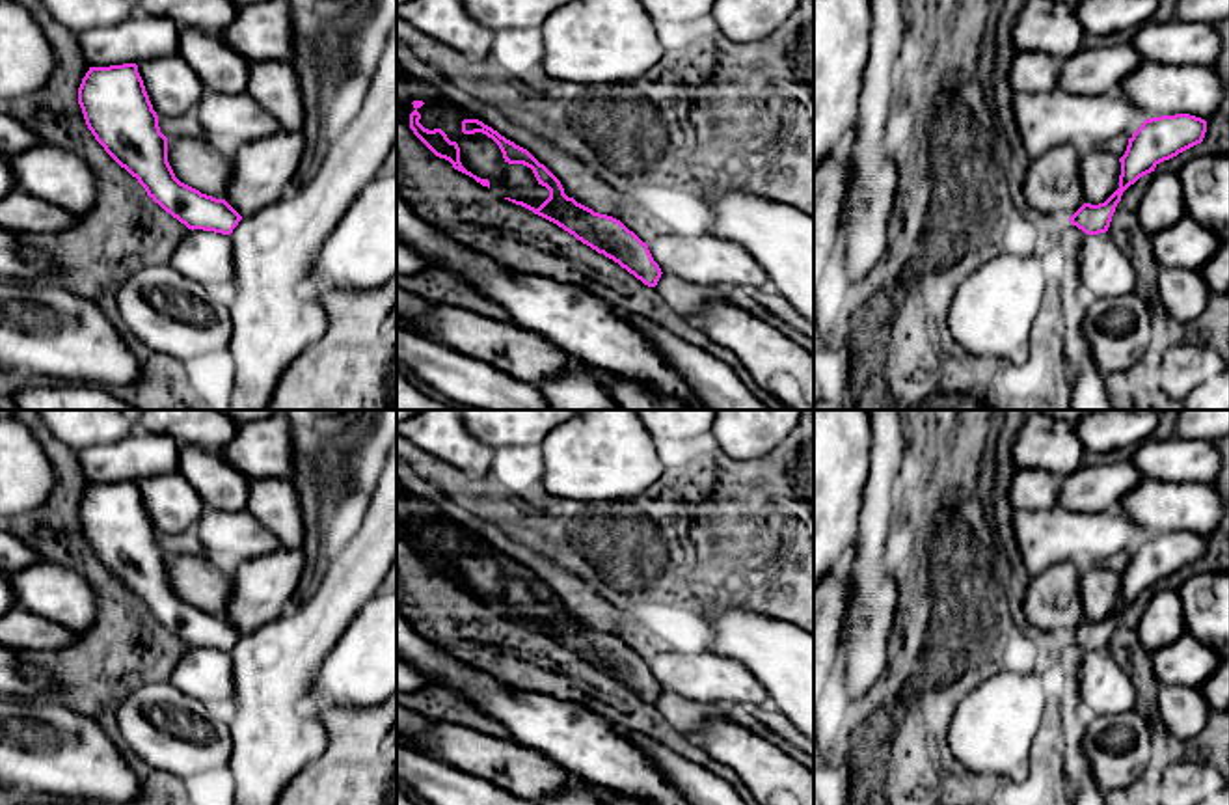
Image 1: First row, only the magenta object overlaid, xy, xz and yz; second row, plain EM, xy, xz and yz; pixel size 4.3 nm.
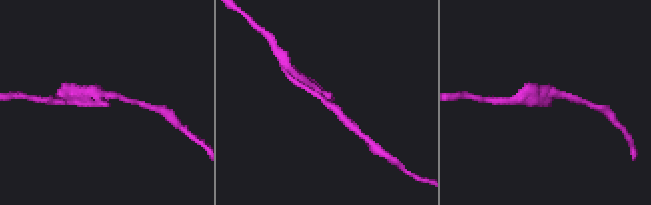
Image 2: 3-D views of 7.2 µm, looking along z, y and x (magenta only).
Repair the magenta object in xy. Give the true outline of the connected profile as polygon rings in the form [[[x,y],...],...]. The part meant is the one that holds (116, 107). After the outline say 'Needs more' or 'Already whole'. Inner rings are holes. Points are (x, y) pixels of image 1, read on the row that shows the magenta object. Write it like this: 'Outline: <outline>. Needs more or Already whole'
Outline: [[[136,63],[89,67],[78,104],[95,140],[147,196],[188,229],[231,235],[242,216],[225,201],[181,183],[168,162],[160,132]]]. Already whole

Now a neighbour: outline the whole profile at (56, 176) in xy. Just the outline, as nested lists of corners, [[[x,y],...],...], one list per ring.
[[[37,143],[7,157],[15,188],[82,216],[97,201],[97,181],[78,155]]]

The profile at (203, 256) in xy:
[[[194,229],[175,248],[169,265],[184,278],[207,287],[231,283],[235,272],[231,237]]]

